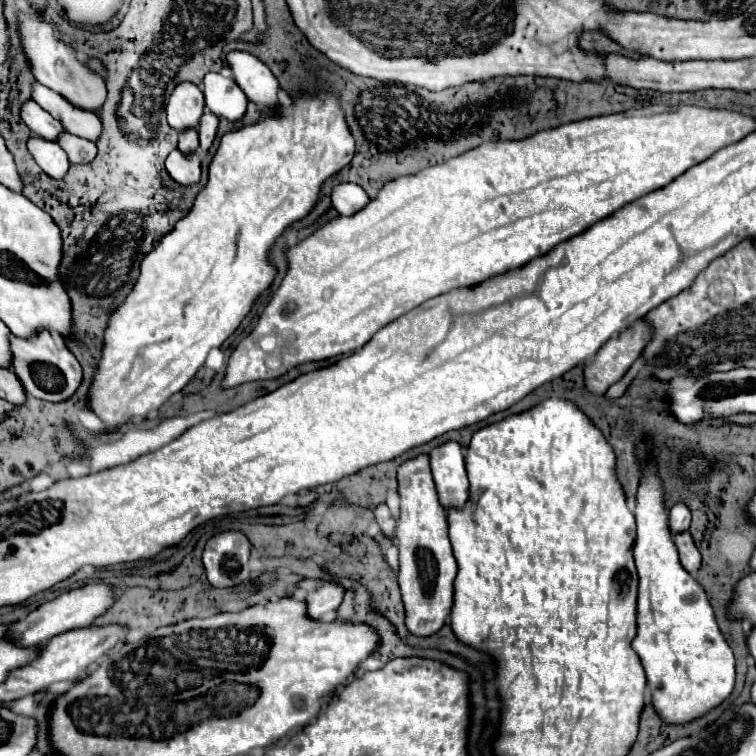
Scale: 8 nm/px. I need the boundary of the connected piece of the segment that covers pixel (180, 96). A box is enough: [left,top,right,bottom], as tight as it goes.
[168,82,204,130]

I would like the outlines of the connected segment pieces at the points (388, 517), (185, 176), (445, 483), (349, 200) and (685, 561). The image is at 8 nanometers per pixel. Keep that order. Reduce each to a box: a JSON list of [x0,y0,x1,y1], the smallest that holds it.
[[374,504,396,536],[166,150,200,186],[430,440,468,508],[332,184,370,216],[674,532,700,572]]

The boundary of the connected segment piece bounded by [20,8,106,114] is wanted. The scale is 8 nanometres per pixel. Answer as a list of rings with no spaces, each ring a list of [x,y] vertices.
[[[24,8],[20,12],[20,34],[22,34],[22,44],[24,44],[24,52],[30,60],[30,66],[32,66],[32,72],[34,72],[34,78],[48,86],[50,90],[58,92],[60,96],[68,98],[68,102],[72,102],[72,106],[80,106],[80,110],[92,110],[94,114],[98,114],[104,106],[104,100],[106,100],[106,86],[102,82],[100,76],[92,74],[84,62],[78,60],[76,52],[72,46],[64,44],[58,34],[56,34],[56,28],[38,18],[32,10]]]

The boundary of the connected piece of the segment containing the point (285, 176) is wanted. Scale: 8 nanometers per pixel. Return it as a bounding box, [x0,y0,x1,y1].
[90,94,354,430]

